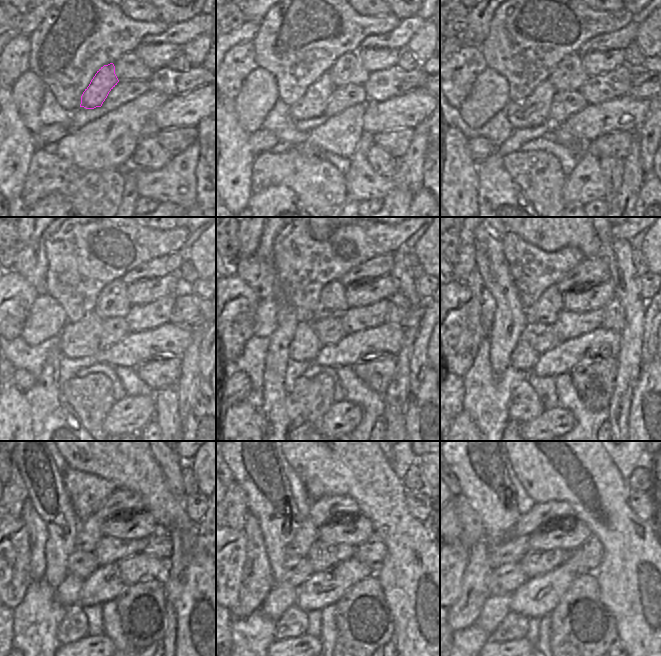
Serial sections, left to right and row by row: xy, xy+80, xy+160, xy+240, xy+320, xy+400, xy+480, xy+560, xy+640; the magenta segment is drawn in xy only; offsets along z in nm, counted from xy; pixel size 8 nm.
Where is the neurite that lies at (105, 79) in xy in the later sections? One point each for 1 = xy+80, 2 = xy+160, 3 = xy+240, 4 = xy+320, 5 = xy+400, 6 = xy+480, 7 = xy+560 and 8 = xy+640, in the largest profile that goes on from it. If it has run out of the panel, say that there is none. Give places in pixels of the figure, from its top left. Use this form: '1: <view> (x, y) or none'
1: xy+80 (313, 103)
2: xy+160 (533, 111)
3: xy+240 (81, 339)
4: xy+320 (305, 345)
5: xy+400 (523, 357)
6: xy+480 (67, 593)
7: xy+560 (283, 595)
8: xy+640 (496, 607)

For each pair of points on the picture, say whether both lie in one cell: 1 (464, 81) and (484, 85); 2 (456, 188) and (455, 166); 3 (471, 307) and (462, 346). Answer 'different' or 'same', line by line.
1: different
2: same
3: same

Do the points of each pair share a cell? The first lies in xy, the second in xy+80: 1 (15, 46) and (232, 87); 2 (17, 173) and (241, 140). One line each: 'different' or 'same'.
1: same
2: same

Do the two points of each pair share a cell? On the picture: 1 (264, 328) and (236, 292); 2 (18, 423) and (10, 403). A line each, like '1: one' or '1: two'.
1: two
2: one

